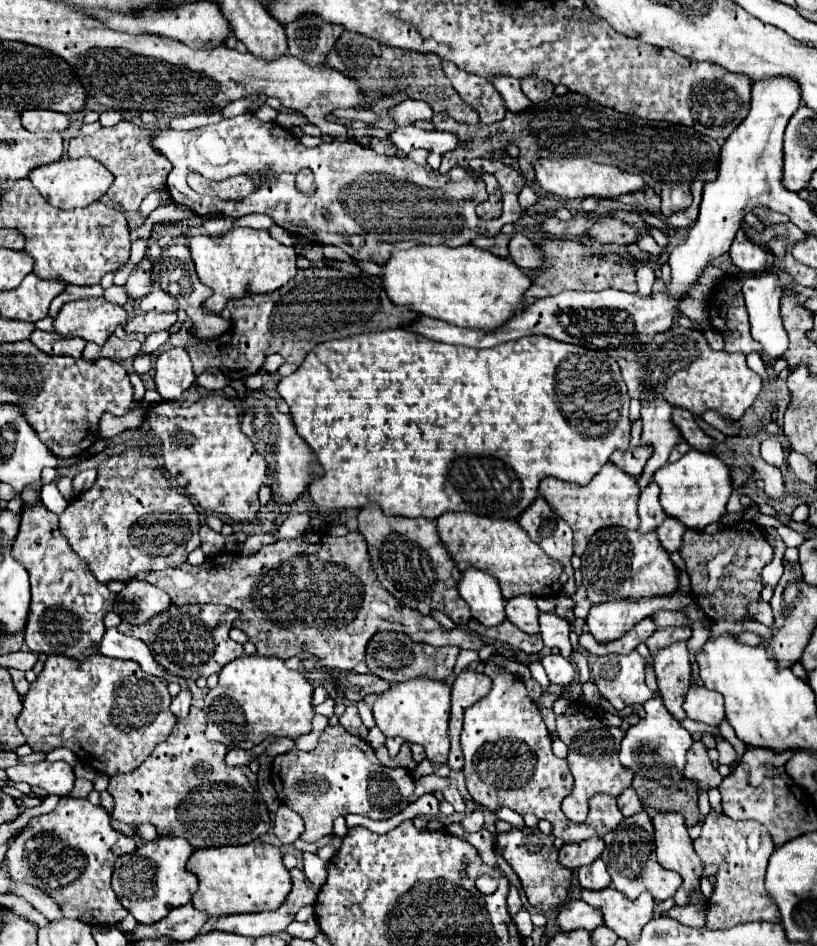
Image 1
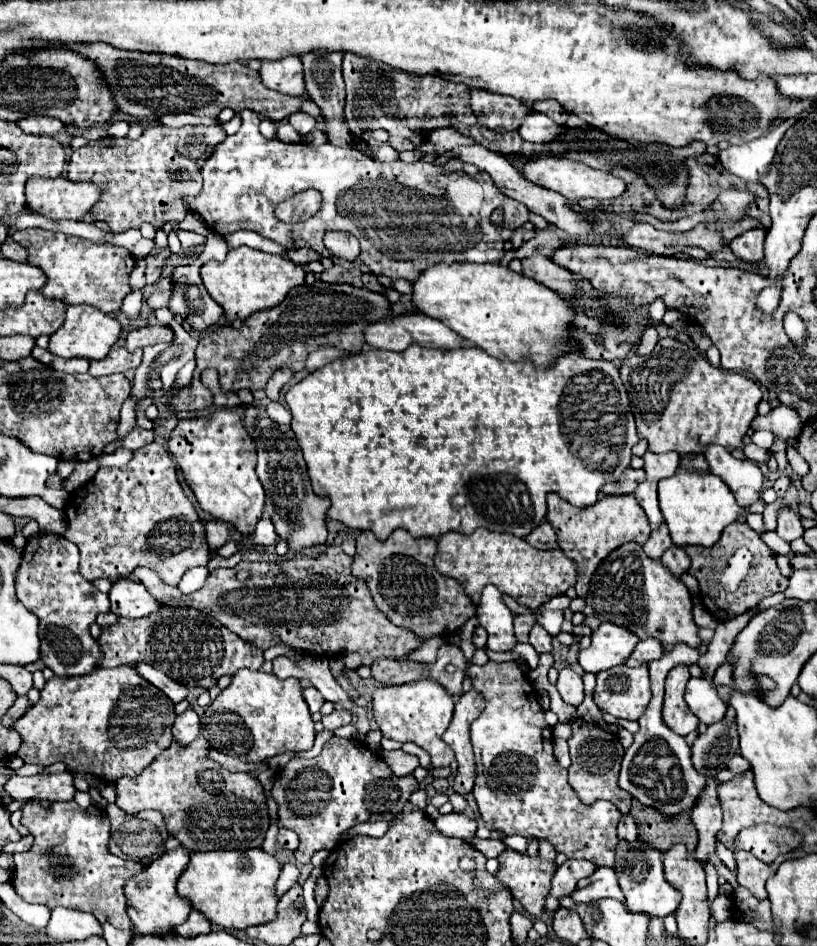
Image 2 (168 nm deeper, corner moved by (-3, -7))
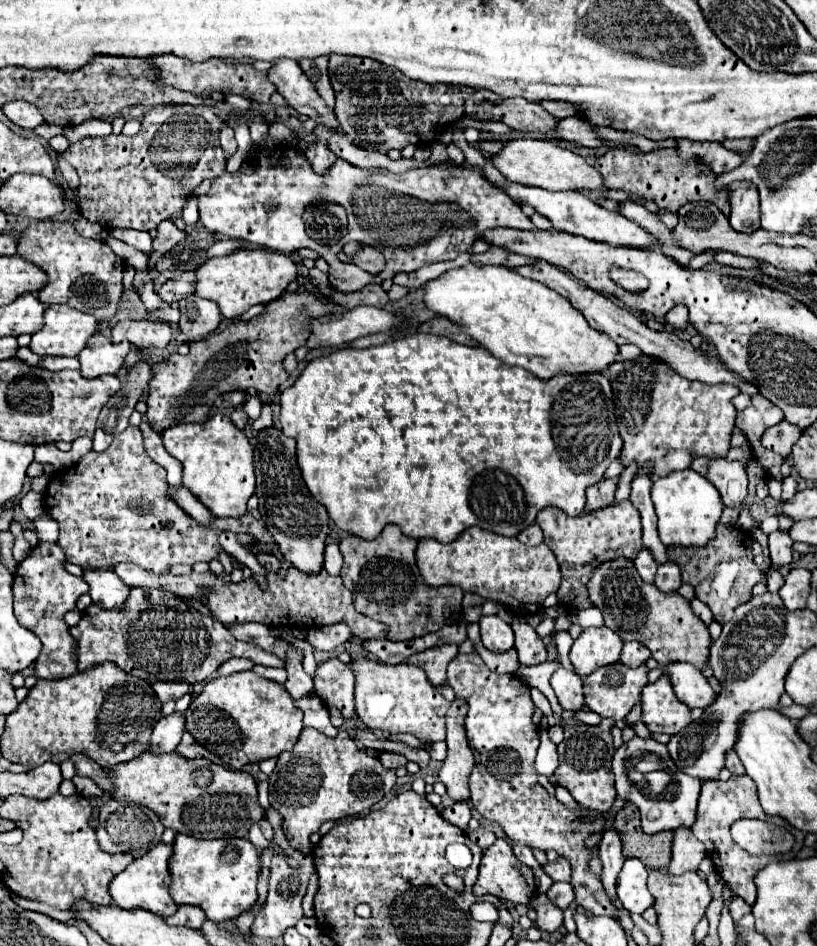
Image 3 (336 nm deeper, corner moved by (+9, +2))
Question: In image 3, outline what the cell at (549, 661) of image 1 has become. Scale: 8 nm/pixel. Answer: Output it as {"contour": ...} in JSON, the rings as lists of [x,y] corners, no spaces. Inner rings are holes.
{"contour":[[[559,667],[553,675],[551,675],[551,687],[561,703],[563,709],[571,709],[577,711],[583,705],[583,687],[581,687],[581,679],[577,673],[567,671],[563,667]]]}

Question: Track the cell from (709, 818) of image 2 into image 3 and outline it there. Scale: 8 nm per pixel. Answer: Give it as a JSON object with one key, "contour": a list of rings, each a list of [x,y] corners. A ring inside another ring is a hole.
{"contour":[[[687,827],[675,829],[669,873],[681,875],[687,871],[697,871],[703,857],[705,857],[705,845],[693,835],[693,831]]]}

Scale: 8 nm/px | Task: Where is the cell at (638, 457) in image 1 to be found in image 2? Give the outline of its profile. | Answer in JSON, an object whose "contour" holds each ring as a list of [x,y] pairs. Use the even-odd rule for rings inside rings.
{"contour":[[[627,468],[627,470],[623,470],[621,478],[619,478],[615,484],[605,484],[605,486],[601,488],[601,494],[605,494],[605,496],[631,494],[643,478],[645,478],[645,472],[643,472],[643,470],[633,470],[633,468]]]}

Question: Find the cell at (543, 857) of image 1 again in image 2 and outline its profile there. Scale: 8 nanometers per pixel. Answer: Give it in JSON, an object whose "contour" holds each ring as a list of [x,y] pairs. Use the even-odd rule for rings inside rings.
{"contour":[[[507,848],[505,852],[499,854],[499,870],[495,874],[495,878],[511,892],[511,896],[515,900],[521,902],[521,906],[531,914],[531,916],[541,916],[545,912],[545,898],[549,894],[549,888],[551,888],[551,878],[553,878],[553,862],[547,862],[547,860],[541,860],[539,856],[537,858],[531,858],[529,854],[521,854],[521,852],[515,852],[511,848]]]}

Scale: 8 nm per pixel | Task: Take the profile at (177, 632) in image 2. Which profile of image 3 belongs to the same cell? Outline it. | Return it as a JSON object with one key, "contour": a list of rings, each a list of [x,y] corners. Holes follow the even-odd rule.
{"contour":[[[135,587],[131,589],[127,603],[115,609],[101,609],[93,603],[83,611],[79,625],[71,627],[71,635],[79,645],[79,671],[111,661],[123,671],[149,683],[163,679],[185,681],[193,685],[209,679],[217,667],[231,657],[245,657],[267,667],[285,665],[277,655],[235,639],[229,627],[209,615],[199,613],[177,595],[171,595],[171,591],[163,589]]]}

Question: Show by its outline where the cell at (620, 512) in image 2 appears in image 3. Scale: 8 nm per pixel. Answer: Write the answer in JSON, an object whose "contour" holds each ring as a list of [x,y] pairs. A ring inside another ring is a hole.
{"contour":[[[629,499],[611,503],[591,513],[581,513],[577,517],[569,517],[559,507],[549,505],[537,513],[537,523],[543,529],[545,543],[555,553],[563,573],[561,587],[557,591],[559,603],[569,609],[591,607],[585,587],[595,565],[603,563],[603,559],[615,559],[615,555],[625,555],[629,559],[635,559],[635,555],[641,551],[639,511],[629,503]]]}

